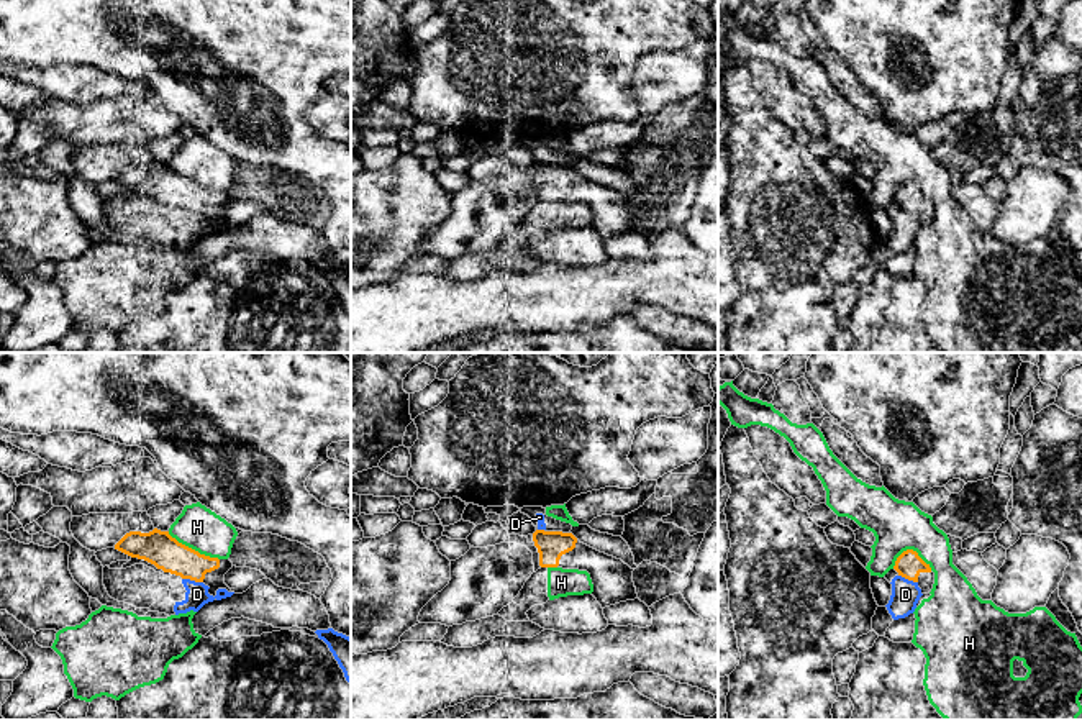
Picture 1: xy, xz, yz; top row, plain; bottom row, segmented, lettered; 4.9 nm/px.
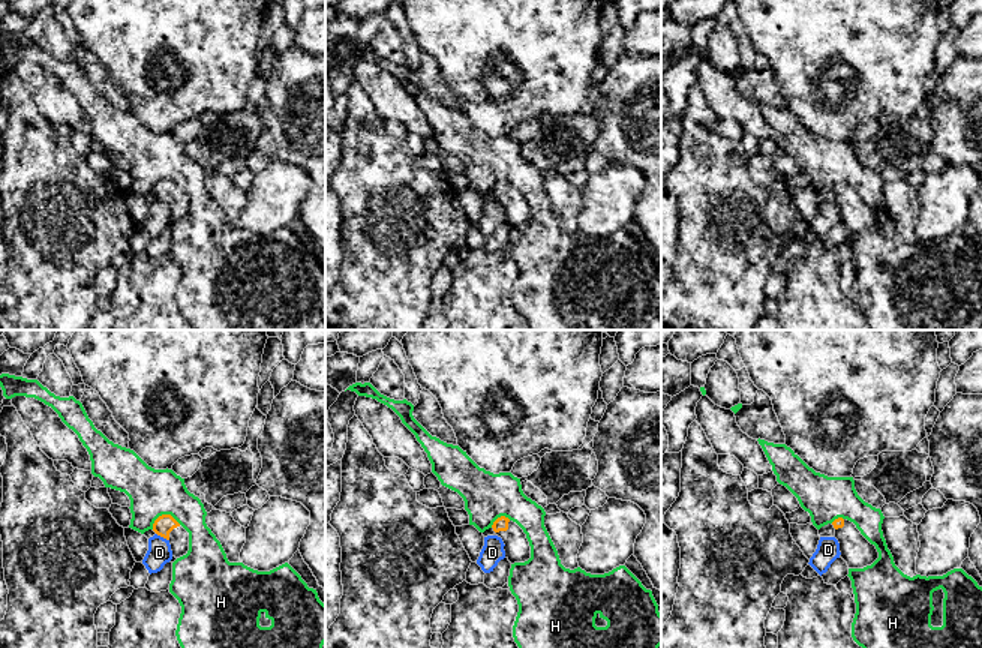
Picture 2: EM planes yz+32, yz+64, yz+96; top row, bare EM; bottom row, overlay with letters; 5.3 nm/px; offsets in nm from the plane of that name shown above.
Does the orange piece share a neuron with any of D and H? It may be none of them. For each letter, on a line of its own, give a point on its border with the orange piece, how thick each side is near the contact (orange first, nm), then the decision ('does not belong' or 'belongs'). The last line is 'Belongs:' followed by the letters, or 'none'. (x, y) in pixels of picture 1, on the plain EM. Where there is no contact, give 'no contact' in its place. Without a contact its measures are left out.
D: xy (192, 212) | 170/110 nm | does not belong
H: xy (194, 182) | 170/220 nm | does not belong
Belongs: none

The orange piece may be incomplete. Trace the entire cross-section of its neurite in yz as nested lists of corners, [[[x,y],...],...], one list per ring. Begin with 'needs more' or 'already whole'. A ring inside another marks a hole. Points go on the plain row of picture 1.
needs more; [[[907,182],[903,184],[897,194],[893,202],[898,208],[913,213],[921,221],[921,226],[928,226],[934,216],[934,205],[931,203],[930,197],[926,197],[916,184]]]

